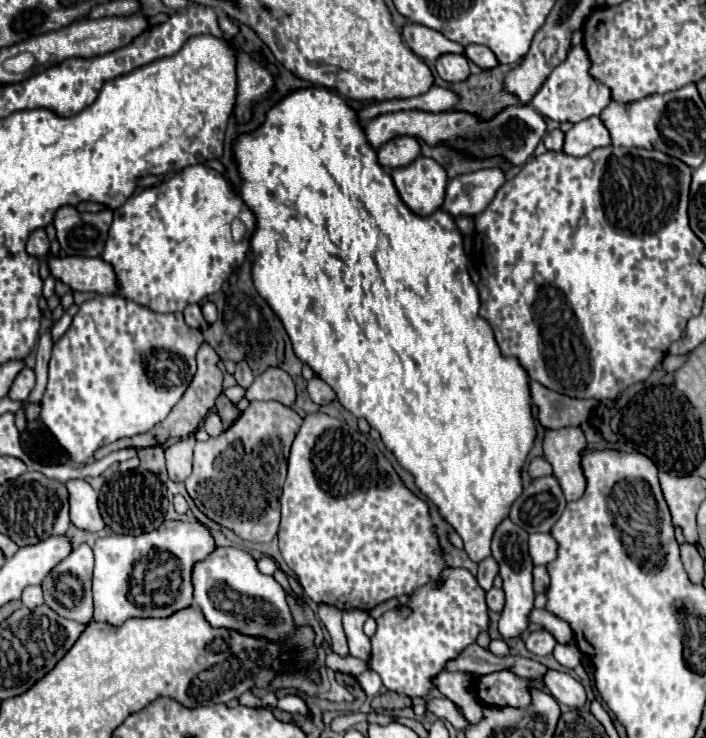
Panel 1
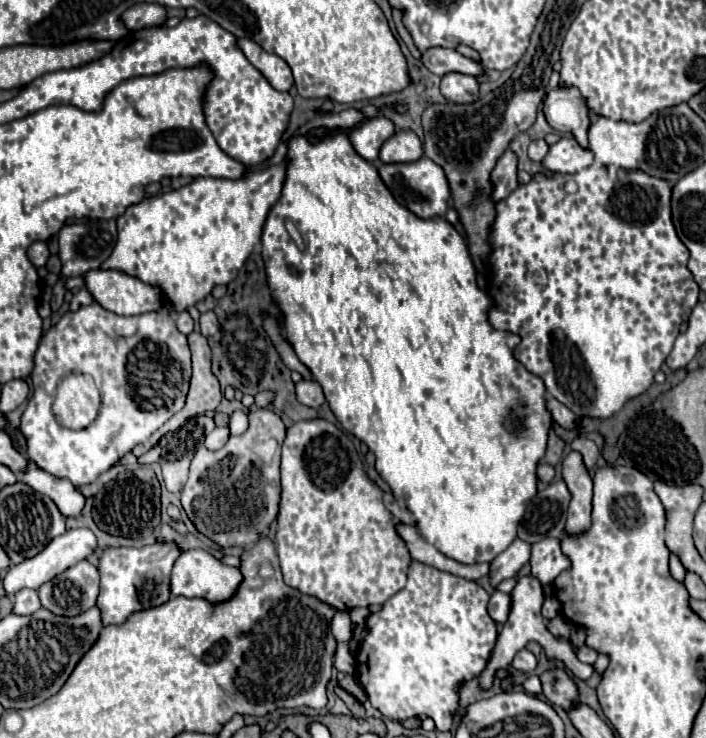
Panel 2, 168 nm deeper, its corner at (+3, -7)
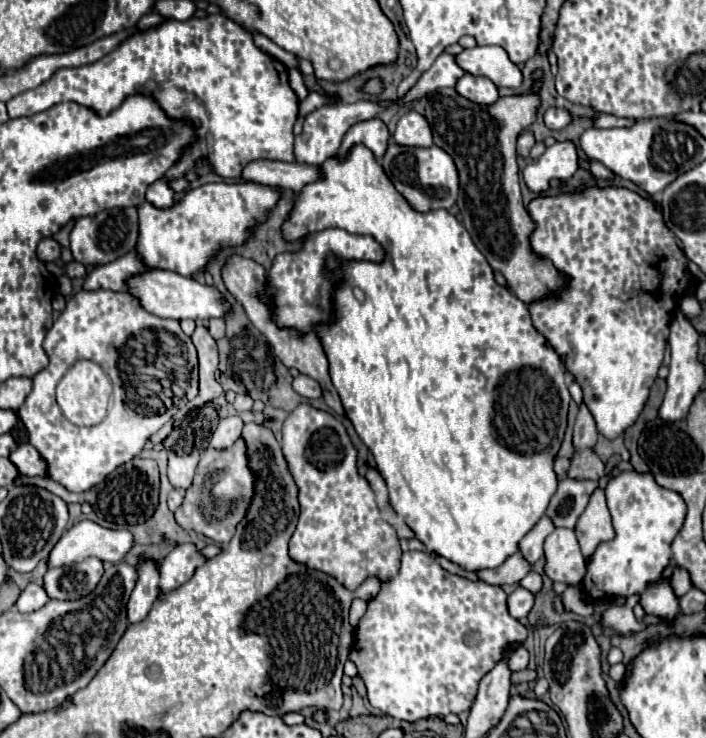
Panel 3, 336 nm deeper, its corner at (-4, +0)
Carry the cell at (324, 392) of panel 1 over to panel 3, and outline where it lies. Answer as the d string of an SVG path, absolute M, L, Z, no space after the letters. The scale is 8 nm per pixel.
M298 375L292 385L294 385L294 391L300 393L302 397L308 397L308 399L318 399L318 397L322 397L322 387L320 387L320 383L314 381L314 379L308 377L308 375Z

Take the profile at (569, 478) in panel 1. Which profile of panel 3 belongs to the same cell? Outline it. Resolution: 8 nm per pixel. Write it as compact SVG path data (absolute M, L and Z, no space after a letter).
M596 487L594 493L590 495L590 501L588 501L584 513L578 517L574 531L576 531L576 539L580 543L584 557L590 557L592 549L596 549L596 545L600 541L608 541L614 537L602 487Z

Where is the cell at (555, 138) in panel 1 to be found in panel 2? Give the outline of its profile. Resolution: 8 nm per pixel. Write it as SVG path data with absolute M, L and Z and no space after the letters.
M535 140L535 142L531 142L531 144L529 144L527 154L529 154L529 158L531 158L531 160L541 162L541 160L543 160L543 156L547 154L547 150L549 150L549 146L547 146L547 142L545 142L545 140Z

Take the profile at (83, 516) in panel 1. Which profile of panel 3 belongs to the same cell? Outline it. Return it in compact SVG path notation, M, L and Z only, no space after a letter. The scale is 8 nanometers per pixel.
M30 443L18 445L16 453L10 455L10 461L16 465L20 475L26 475L26 477L46 477L46 479L50 477L48 463L42 459L42 455Z

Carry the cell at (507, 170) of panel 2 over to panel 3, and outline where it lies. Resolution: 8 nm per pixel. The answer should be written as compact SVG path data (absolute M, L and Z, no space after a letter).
M524 131L520 137L518 137L518 147L516 147L516 153L520 157L530 157L530 149L534 145L534 137L530 131Z

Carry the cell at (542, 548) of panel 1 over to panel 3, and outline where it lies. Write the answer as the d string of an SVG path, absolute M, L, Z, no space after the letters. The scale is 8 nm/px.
M554 529L544 541L544 573L552 581L576 585L584 577L584 557L572 529Z

